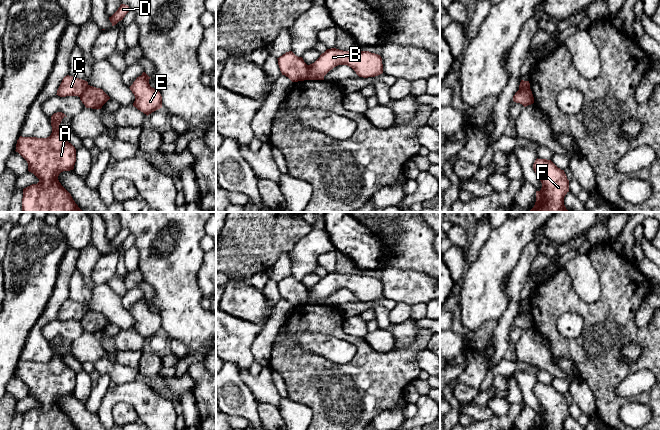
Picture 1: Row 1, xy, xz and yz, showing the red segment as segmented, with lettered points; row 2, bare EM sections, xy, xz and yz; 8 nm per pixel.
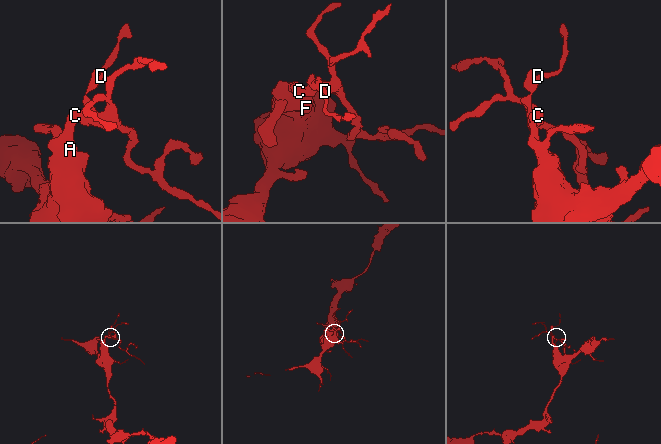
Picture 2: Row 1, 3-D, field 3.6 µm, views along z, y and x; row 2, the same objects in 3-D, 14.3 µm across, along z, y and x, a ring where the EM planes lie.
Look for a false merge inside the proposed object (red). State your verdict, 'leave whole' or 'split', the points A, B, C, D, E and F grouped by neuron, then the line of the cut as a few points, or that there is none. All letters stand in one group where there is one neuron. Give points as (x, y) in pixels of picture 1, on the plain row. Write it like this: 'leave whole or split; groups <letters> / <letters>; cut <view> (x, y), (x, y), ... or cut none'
split; groups A C F / B D E; cut xz (308, 289), (306, 303)

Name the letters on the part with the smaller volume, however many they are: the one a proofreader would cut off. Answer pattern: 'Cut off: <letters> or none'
Cut off: B, D, E

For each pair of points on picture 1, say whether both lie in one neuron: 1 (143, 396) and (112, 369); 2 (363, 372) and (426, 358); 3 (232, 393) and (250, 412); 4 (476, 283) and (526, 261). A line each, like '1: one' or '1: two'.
1: two
2: two
3: one
4: two

